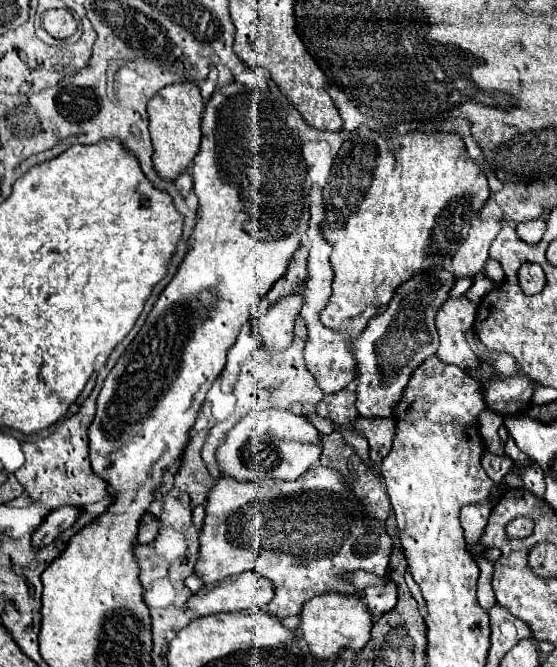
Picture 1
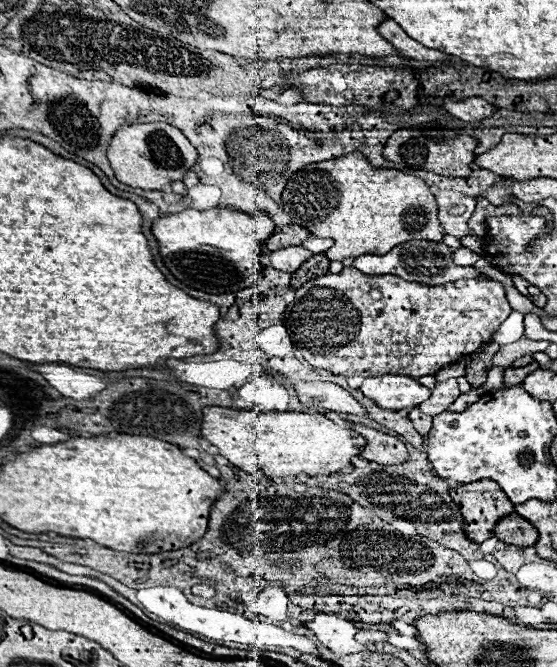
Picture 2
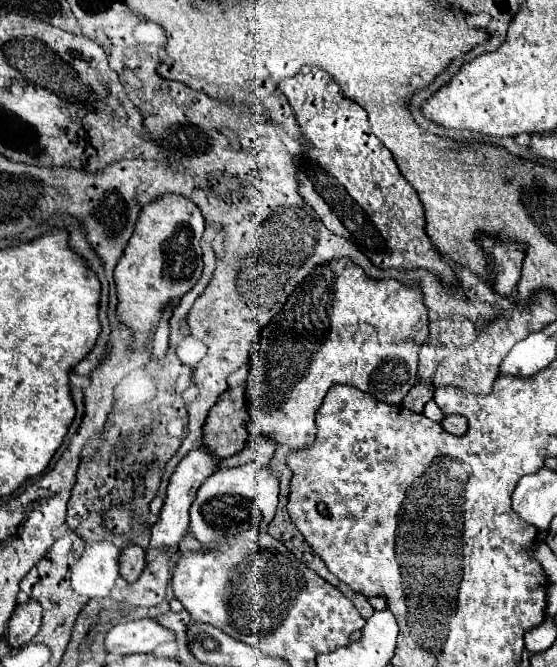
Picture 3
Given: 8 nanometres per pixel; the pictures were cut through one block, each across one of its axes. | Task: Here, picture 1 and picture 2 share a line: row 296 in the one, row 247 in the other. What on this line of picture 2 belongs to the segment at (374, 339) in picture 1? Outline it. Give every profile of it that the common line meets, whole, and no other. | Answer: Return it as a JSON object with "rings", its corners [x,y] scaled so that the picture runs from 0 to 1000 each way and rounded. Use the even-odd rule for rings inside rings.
{"rings":[[[772,360],[722,363],[686,384],[671,384],[671,381],[643,384],[643,387],[636,387],[636,402],[643,402],[650,411],[711,411],[725,420],[754,423],[754,426],[768,426],[768,429],[801,426],[801,423],[826,420],[826,417],[858,417],[862,414],[862,408],[851,399],[819,399],[811,393],[811,378],[801,366],[772,363]]]}

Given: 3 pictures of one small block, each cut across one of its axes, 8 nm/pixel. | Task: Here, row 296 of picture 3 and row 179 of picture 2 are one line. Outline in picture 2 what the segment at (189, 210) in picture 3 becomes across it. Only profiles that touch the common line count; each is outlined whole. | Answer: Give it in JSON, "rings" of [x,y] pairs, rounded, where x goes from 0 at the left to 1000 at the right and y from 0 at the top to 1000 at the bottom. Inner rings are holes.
{"rings":[[[298,183],[215,189],[194,219],[194,240],[208,267],[226,279],[255,285],[302,285],[312,270],[327,270],[330,258],[352,246],[352,237],[352,222],[320,192]]]}

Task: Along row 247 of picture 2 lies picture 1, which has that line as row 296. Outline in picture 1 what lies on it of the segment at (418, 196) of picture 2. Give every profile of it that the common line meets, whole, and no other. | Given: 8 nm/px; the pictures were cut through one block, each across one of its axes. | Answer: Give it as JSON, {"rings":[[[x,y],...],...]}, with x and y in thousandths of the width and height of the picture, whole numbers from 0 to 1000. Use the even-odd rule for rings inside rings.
{"rings":[[[650,189],[639,198],[632,198],[625,204],[625,210],[618,210],[607,234],[600,237],[600,246],[596,246],[596,255],[592,255],[592,270],[578,282],[582,309],[585,309],[585,327],[582,327],[582,333],[575,339],[578,339],[582,357],[596,369],[592,396],[600,402],[600,408],[603,408],[603,417],[600,417],[600,426],[596,426],[600,438],[596,438],[592,456],[585,459],[585,489],[596,492],[596,495],[618,495],[625,510],[643,507],[643,498],[650,498],[657,492],[664,477],[671,477],[675,471],[693,465],[693,459],[707,447],[715,429],[722,429],[725,423],[740,420],[747,411],[761,408],[761,402],[772,402],[772,396],[779,396],[779,378],[819,378],[822,366],[829,366],[829,360],[837,360],[837,354],[840,354],[840,345],[844,345],[844,336],[847,336],[847,324],[855,324],[862,318],[862,312],[876,300],[876,291],[880,291],[880,285],[876,285],[876,273],[873,273],[869,258],[858,252],[858,246],[851,240],[844,240],[837,234],[837,222],[833,222],[829,210],[819,201],[736,198],[729,204],[704,201],[700,207],[686,207],[682,198],[668,198],[657,189]]]}

